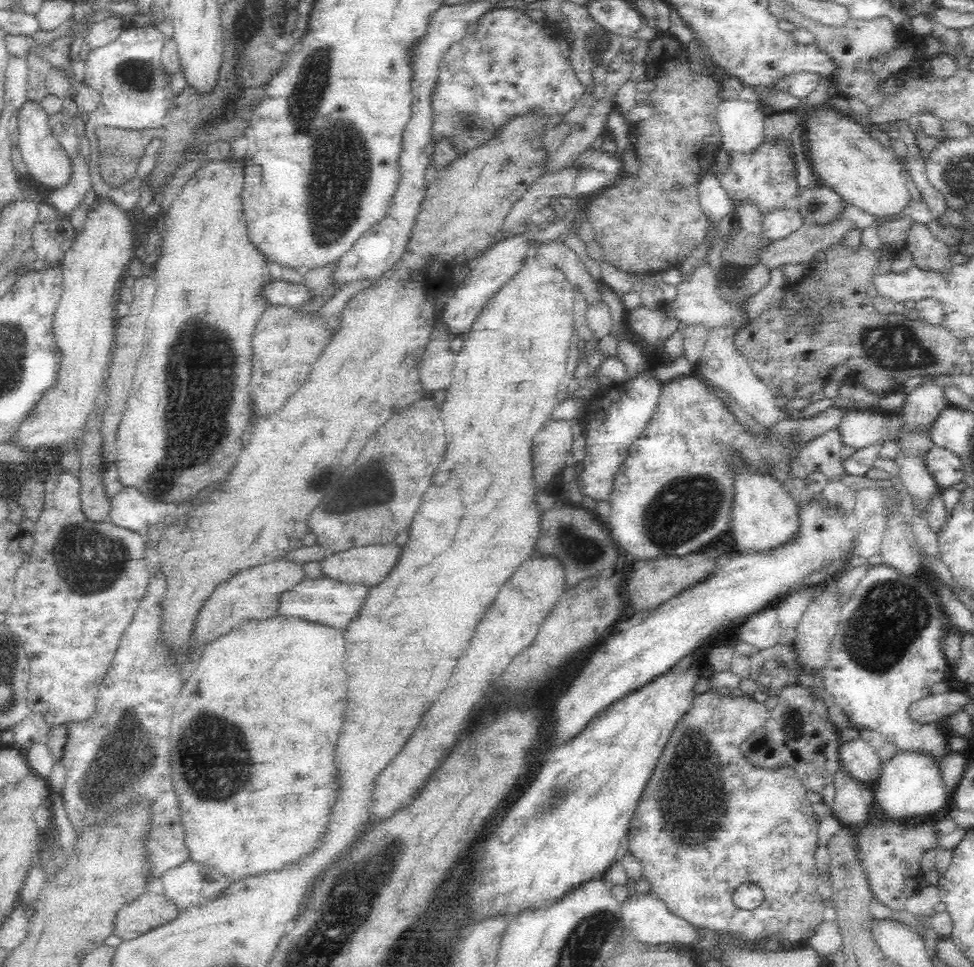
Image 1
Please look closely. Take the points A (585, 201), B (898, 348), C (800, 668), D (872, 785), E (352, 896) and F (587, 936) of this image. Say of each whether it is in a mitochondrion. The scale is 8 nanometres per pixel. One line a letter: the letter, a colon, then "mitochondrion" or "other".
A: other
B: mitochondrion
C: other
D: other
E: mitochondrion
F: mitochondrion

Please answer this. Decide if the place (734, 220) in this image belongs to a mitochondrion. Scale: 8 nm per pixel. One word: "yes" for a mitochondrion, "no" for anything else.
no

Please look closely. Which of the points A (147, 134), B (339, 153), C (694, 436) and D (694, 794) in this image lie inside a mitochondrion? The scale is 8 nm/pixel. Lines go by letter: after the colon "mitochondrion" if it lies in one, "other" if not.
A: other
B: mitochondrion
C: other
D: mitochondrion

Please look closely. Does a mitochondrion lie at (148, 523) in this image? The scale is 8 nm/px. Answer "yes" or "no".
no

